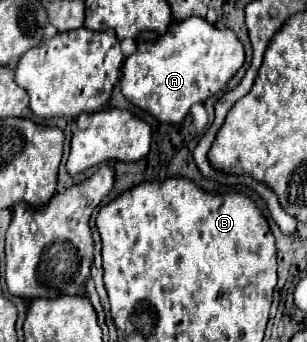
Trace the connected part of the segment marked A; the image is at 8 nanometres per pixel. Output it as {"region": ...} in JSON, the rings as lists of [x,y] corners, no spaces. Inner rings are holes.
{"region":[[[189,17],[173,23],[157,41],[143,41],[137,51],[125,59],[121,91],[133,105],[151,113],[163,123],[181,123],[191,105],[203,103],[219,93],[245,61],[243,43],[231,29],[207,23],[201,17]]]}

